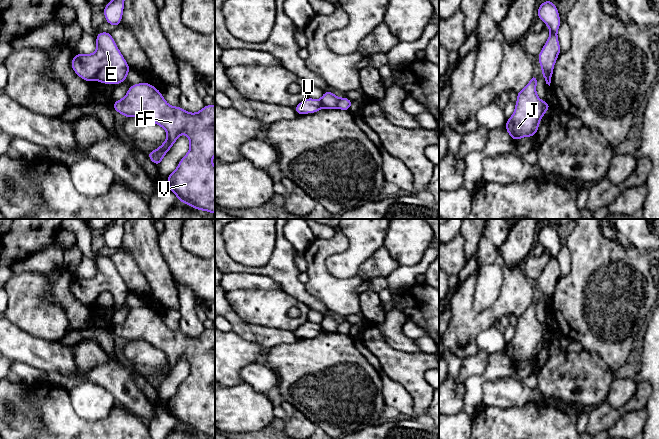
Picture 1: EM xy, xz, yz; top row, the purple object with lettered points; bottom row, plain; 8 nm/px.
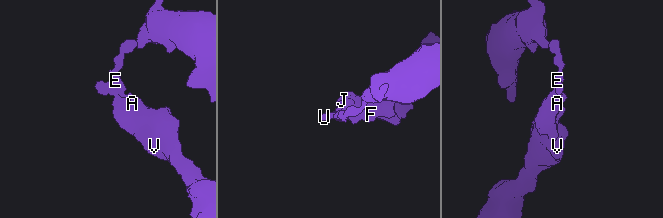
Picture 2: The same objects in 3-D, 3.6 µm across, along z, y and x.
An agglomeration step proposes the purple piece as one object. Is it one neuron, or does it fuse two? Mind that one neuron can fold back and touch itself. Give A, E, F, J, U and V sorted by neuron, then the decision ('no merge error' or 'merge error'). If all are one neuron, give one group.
groups A F J V / E U; merge error

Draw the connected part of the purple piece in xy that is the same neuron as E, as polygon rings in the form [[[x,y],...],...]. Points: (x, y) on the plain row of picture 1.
[[[110,256],[96,259],[97,273],[94,278],[74,278],[71,285],[73,295],[83,304],[91,306],[103,292],[110,292],[114,298],[114,309],[127,302],[130,291],[118,273]]]

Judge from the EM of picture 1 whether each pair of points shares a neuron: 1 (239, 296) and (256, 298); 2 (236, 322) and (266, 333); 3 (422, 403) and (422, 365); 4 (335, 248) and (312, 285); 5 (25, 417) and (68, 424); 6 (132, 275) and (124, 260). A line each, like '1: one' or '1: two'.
1: one
2: one
3: one
4: one
5: two
6: one

